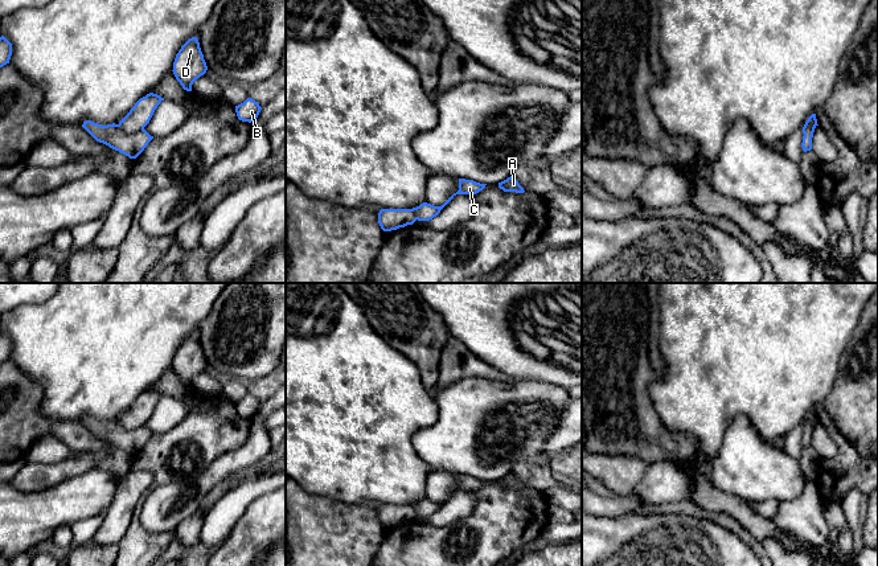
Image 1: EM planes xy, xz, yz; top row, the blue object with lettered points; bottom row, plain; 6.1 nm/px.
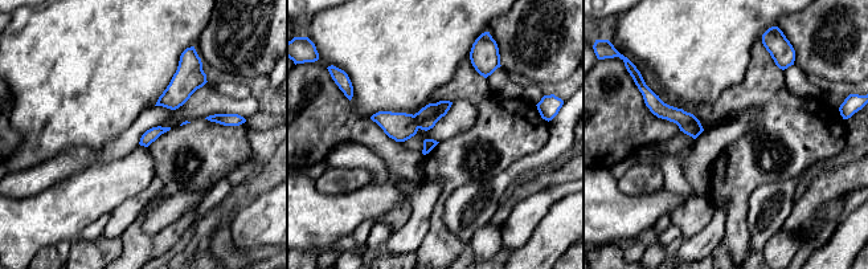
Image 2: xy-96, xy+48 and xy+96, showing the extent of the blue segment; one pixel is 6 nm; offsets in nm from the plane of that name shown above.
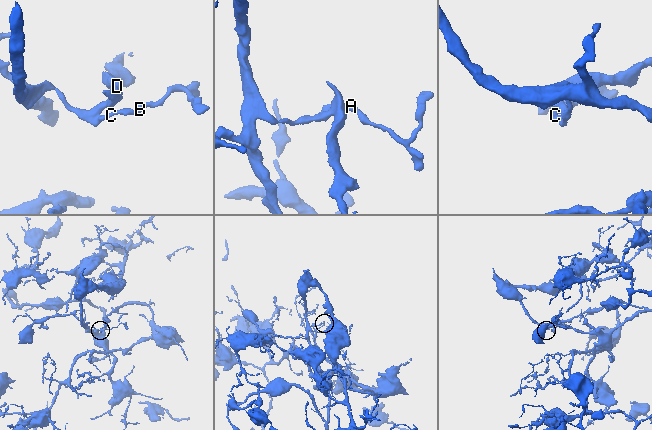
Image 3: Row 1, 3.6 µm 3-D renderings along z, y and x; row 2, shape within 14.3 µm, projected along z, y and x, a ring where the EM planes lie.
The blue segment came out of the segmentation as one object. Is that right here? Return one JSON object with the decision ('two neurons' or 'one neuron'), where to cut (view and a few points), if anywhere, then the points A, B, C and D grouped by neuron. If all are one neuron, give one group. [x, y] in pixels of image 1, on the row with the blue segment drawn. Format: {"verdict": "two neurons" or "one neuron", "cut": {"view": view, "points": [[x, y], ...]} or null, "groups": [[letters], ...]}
{"verdict": "one neuron", "cut": null, "groups": [["A", "B", "C", "D"]]}

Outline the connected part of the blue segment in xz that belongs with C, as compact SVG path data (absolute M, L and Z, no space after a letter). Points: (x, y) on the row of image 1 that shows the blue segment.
M459 179L459 190L454 193L442 206L434 206L423 202L413 209L381 209L378 213L378 223L383 231L397 230L418 221L430 221L436 217L440 210L456 194L476 194L485 188L487 184L480 184L473 180Z

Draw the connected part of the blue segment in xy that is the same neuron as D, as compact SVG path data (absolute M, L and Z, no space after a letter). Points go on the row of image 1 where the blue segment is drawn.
M197 37L189 38L176 54L173 74L184 90L192 91L193 82L208 70Z

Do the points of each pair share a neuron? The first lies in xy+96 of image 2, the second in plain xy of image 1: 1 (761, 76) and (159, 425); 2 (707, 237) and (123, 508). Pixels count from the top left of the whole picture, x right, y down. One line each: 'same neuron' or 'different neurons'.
1: different neurons
2: same neuron

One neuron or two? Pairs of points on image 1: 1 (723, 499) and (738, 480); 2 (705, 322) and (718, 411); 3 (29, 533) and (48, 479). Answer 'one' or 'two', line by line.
1: two
2: one
3: two

